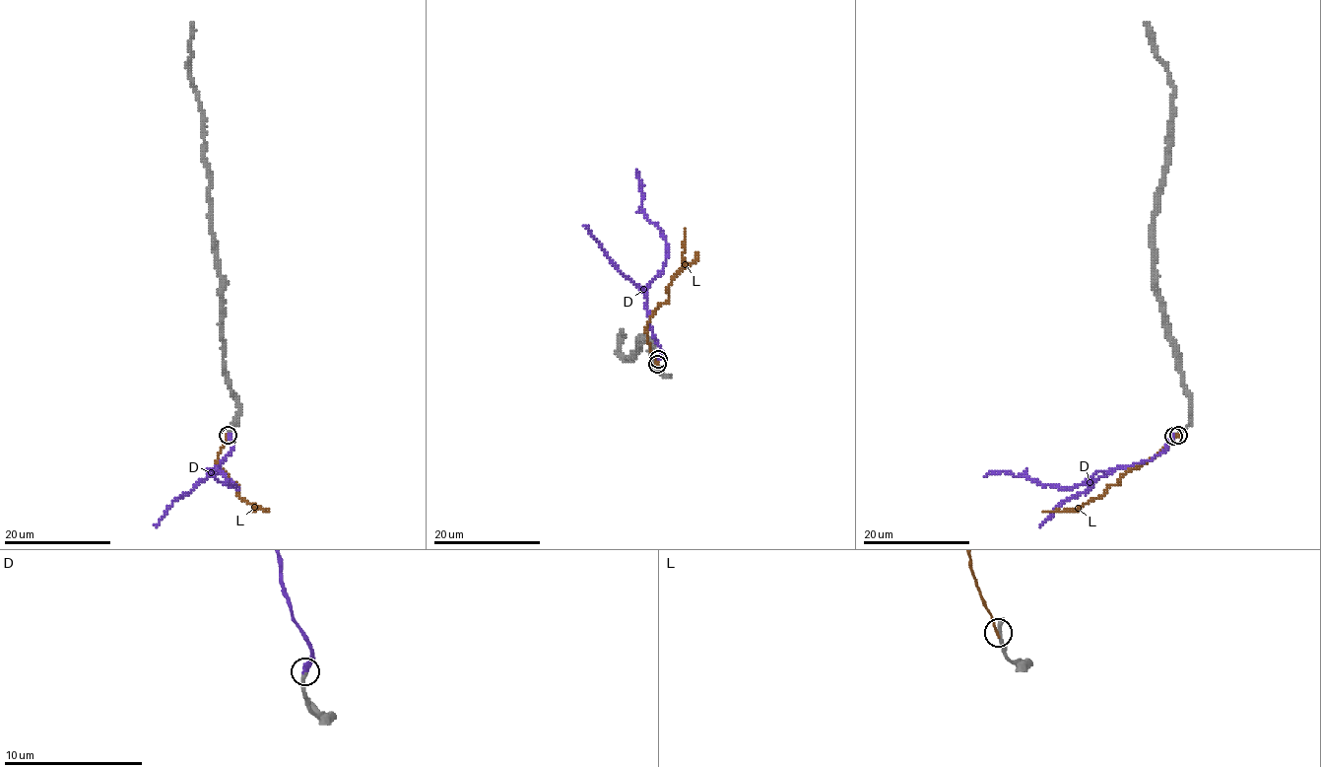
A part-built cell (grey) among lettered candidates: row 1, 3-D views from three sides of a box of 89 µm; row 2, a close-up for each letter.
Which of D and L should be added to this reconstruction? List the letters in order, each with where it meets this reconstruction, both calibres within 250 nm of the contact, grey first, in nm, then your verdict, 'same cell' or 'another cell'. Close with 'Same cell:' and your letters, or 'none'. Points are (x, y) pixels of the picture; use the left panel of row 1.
D: (229, 436) | 280/440 nm | same cell
L: (228, 435) | 360/170 nm | another cell
Same cell: D

